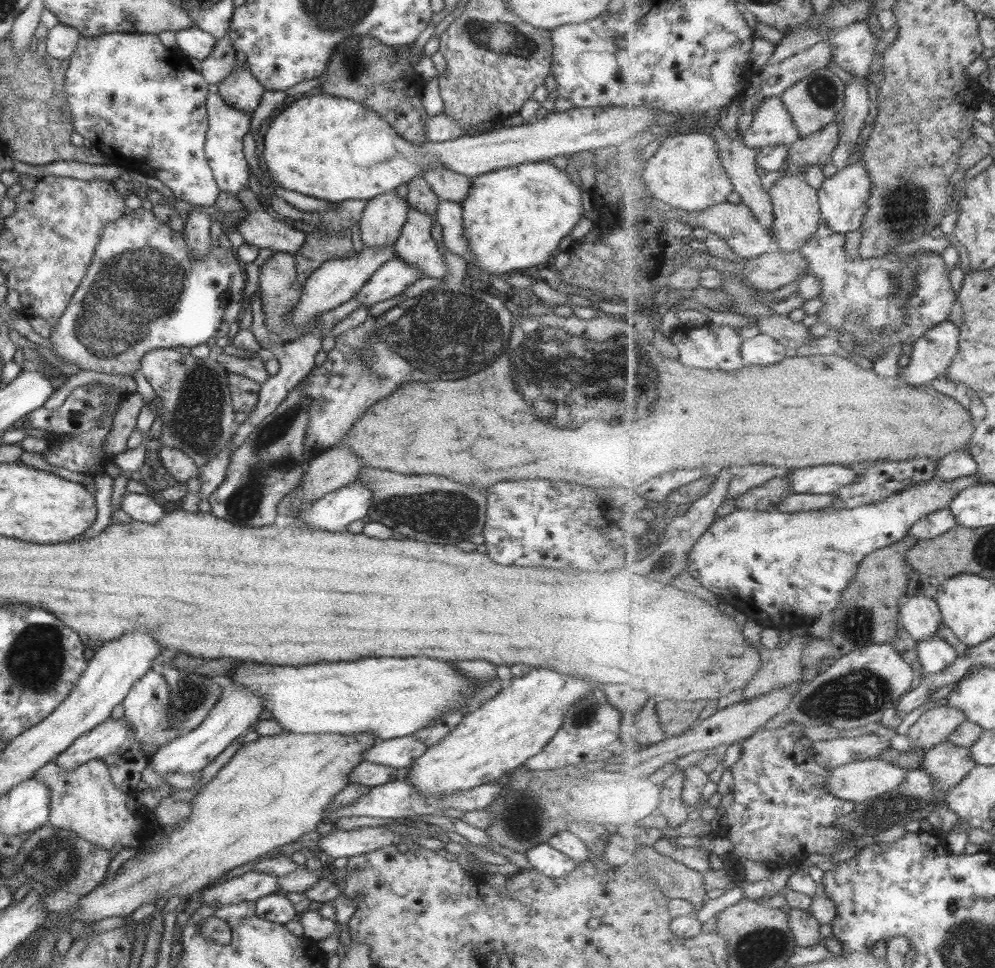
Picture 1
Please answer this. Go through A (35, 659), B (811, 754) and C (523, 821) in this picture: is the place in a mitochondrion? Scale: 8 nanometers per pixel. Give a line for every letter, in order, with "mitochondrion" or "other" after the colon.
A: mitochondrion
B: other
C: mitochondrion

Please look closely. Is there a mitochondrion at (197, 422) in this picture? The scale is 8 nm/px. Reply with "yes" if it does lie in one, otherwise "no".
yes

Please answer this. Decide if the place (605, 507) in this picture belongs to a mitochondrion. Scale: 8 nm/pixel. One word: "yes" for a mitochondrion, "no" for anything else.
no

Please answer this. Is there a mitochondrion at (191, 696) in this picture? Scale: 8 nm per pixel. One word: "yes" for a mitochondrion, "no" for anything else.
yes

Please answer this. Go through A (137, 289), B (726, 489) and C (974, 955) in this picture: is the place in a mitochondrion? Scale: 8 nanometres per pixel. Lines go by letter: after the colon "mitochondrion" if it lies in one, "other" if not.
A: mitochondrion
B: other
C: mitochondrion

